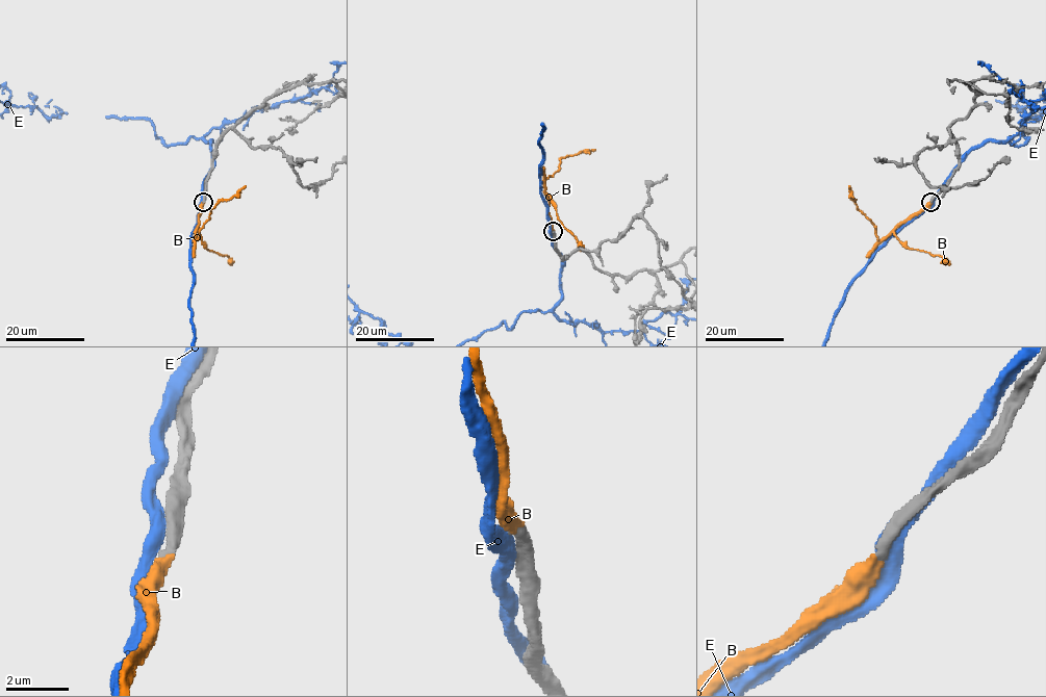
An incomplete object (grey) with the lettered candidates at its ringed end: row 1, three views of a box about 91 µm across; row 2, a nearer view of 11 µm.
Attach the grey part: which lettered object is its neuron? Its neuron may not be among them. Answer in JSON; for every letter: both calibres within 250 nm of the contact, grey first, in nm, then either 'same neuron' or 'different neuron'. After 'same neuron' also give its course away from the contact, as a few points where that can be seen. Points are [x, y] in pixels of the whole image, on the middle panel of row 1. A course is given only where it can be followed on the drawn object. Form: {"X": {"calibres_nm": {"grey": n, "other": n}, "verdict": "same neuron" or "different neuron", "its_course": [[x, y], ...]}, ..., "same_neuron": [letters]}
{"B": {"calibres_nm": {"grey": 360, "other": 440}, "verdict": "same neuron", "its_course": [[553, 231], [545, 179], [559, 169], [562, 158], [595, 150]]}, "E": {"calibres_nm": {"grey": 550, "other": 480}, "verdict": "different neuron"}, "same_neuron": ["B"]}

